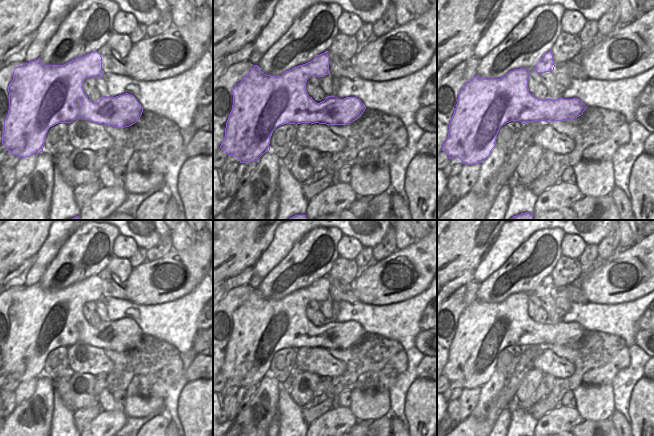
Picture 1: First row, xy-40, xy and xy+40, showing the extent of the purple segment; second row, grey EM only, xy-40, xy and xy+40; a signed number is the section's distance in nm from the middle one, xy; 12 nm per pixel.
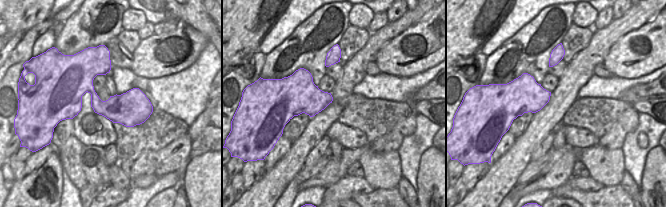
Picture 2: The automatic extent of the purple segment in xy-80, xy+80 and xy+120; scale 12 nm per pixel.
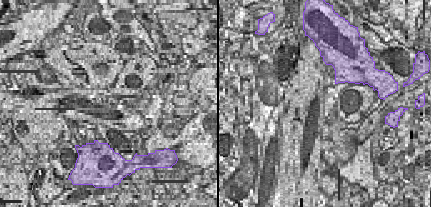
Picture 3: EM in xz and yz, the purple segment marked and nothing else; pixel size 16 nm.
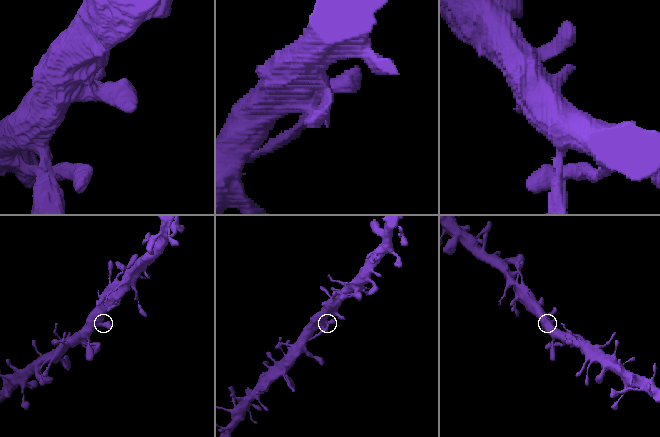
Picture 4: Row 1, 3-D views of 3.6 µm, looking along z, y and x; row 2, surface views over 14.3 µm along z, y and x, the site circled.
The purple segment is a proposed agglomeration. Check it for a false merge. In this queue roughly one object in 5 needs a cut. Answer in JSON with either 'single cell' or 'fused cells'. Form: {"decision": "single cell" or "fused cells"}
{"decision": "single cell"}

